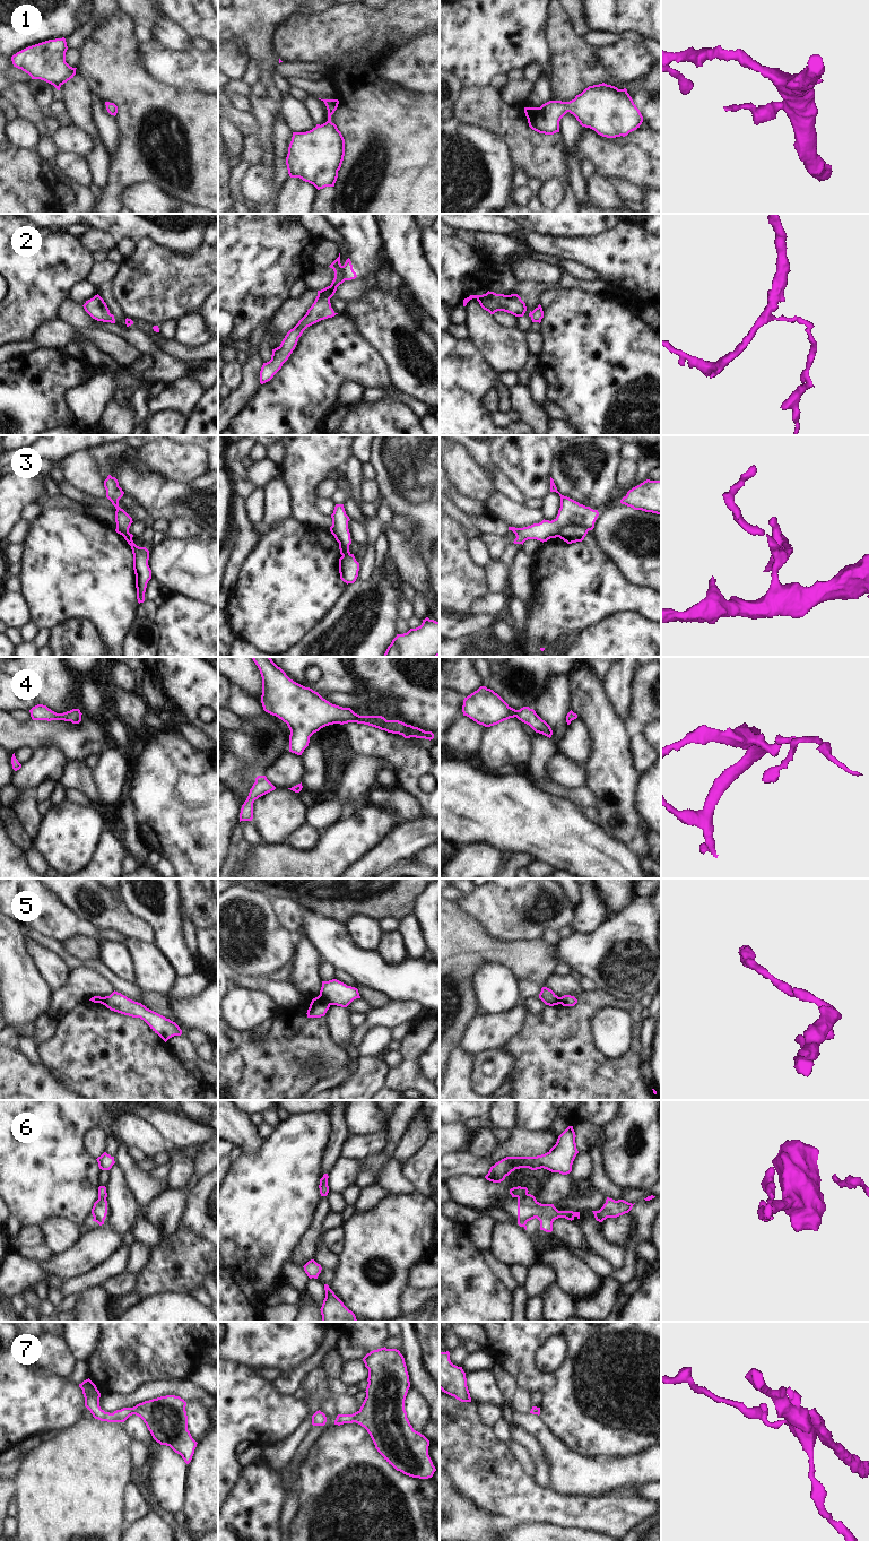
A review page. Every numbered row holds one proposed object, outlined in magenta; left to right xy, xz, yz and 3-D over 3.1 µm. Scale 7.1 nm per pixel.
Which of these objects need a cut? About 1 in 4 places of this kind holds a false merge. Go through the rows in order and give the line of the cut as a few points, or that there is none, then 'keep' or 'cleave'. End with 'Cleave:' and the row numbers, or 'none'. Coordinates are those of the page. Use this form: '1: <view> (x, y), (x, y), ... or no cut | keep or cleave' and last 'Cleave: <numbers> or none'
1: no cut | keep
2: no cut | keep
3: yz (588, 530), (583, 526), (566, 526), (557, 536) | cleave
4: no cut | keep
5: xz (319, 995), (330, 1004) | cleave
6: yz (527, 1193), (518, 1197) | cleave
7: no cut | keep
Cleave: 3, 5, 6

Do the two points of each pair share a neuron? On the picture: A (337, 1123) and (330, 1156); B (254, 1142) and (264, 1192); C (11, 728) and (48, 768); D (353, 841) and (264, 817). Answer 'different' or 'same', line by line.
A: same
B: different
C: different
D: different

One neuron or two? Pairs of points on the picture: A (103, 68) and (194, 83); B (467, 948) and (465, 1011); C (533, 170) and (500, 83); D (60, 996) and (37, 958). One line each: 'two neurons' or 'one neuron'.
A: two neurons
B: one neuron
C: two neurons
D: two neurons

